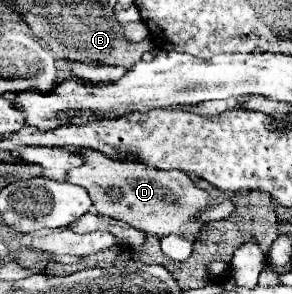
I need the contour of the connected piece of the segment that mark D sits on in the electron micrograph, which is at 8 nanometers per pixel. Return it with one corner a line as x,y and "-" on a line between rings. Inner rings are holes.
83,150
85,164
67,174
67,182
83,186
89,192
89,198
101,216
121,220
145,234
157,238
177,234
181,238
199,240
205,230
205,222
199,222
197,216
209,206
211,198
205,190
195,186
195,182
183,172
163,172
137,160
113,160
97,150

